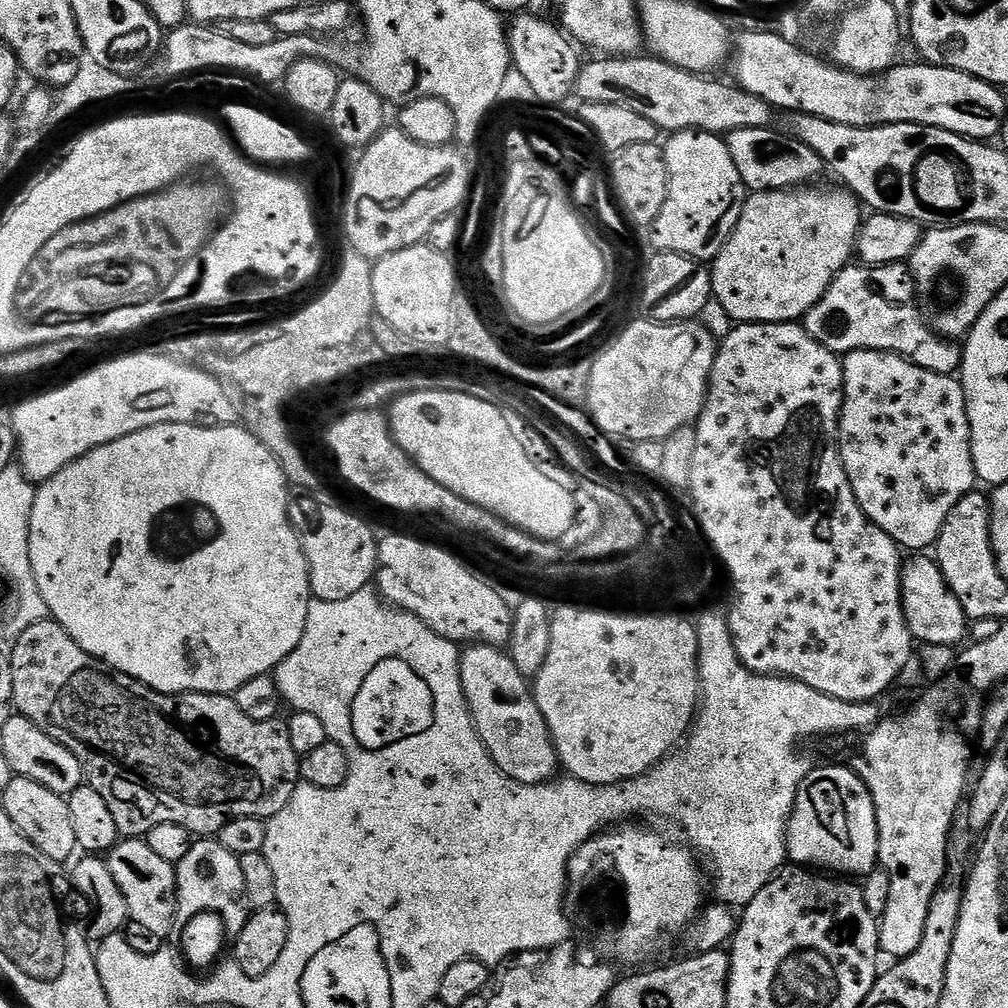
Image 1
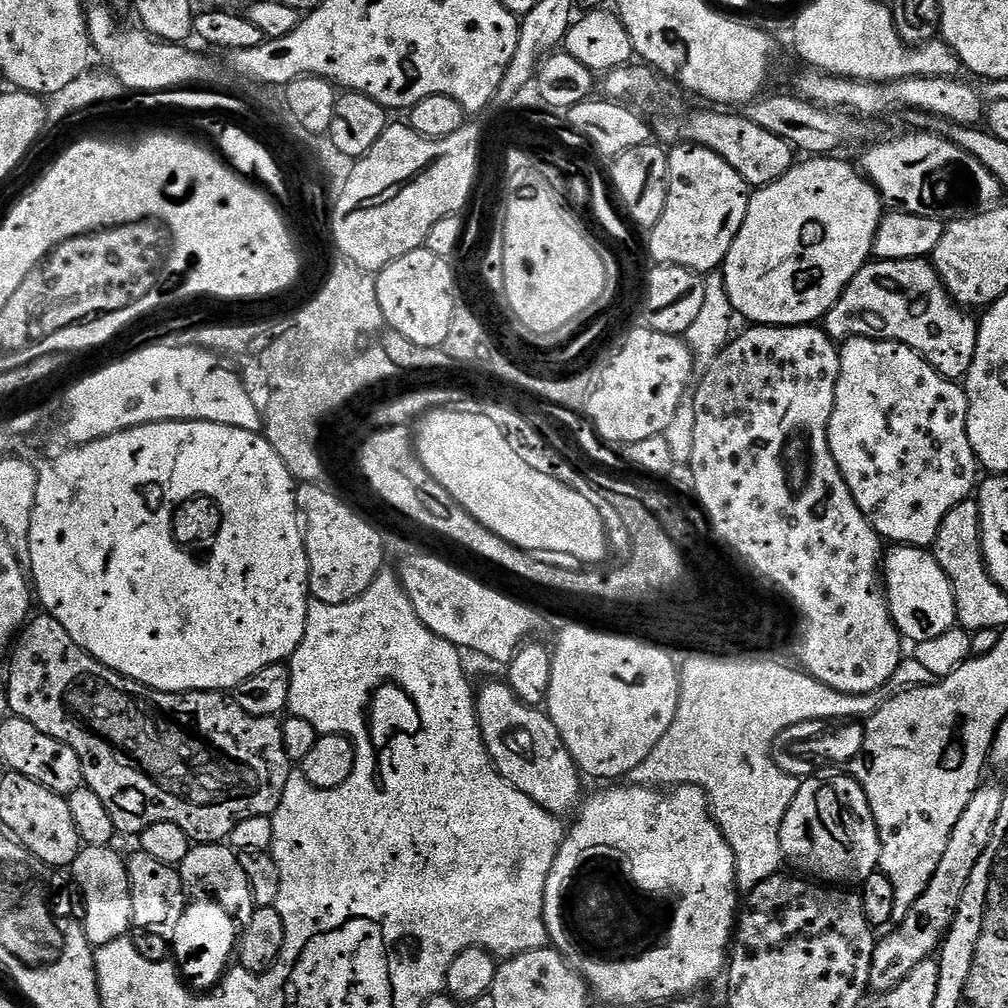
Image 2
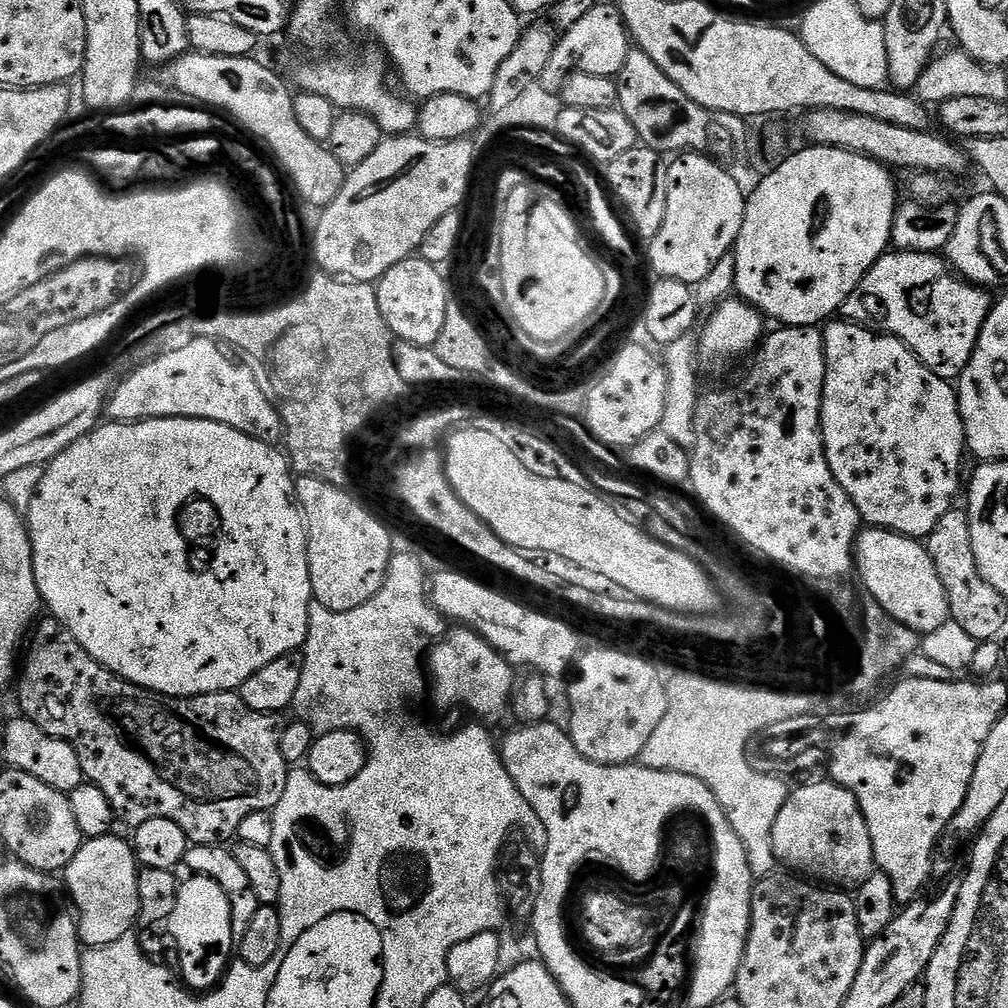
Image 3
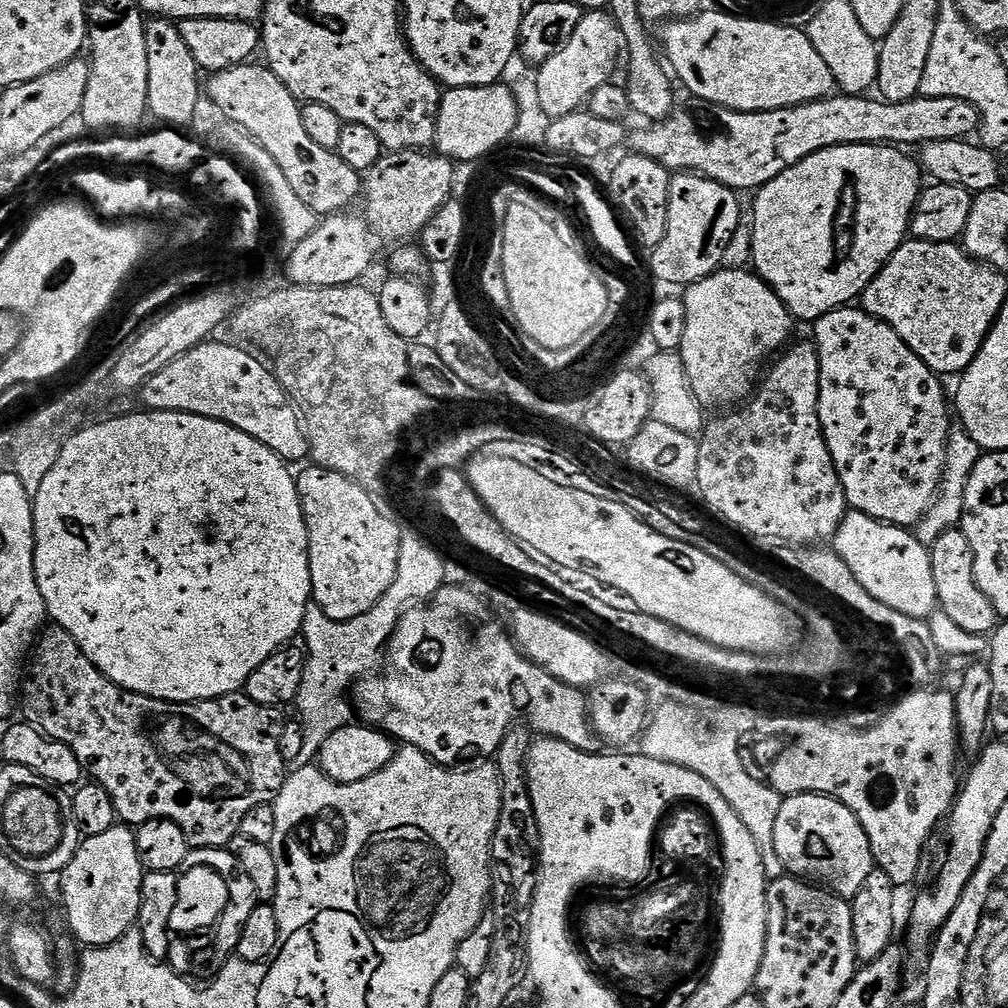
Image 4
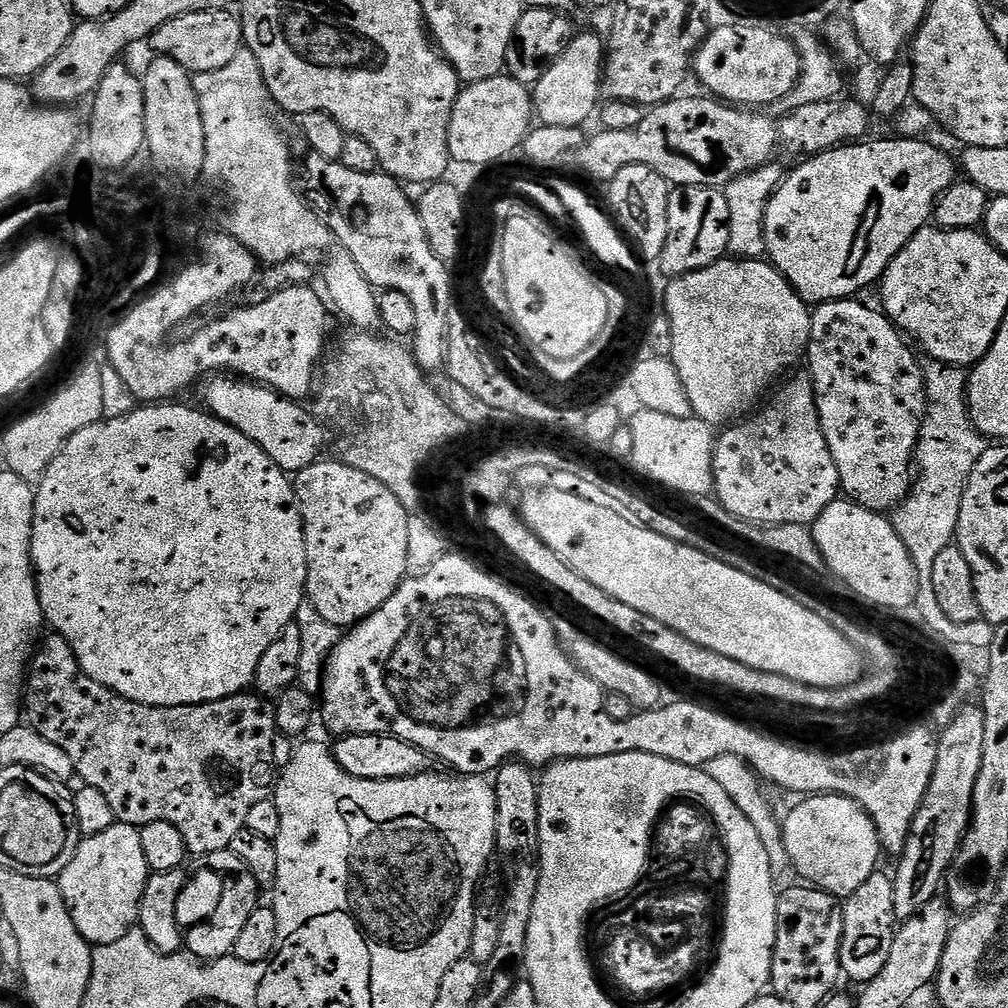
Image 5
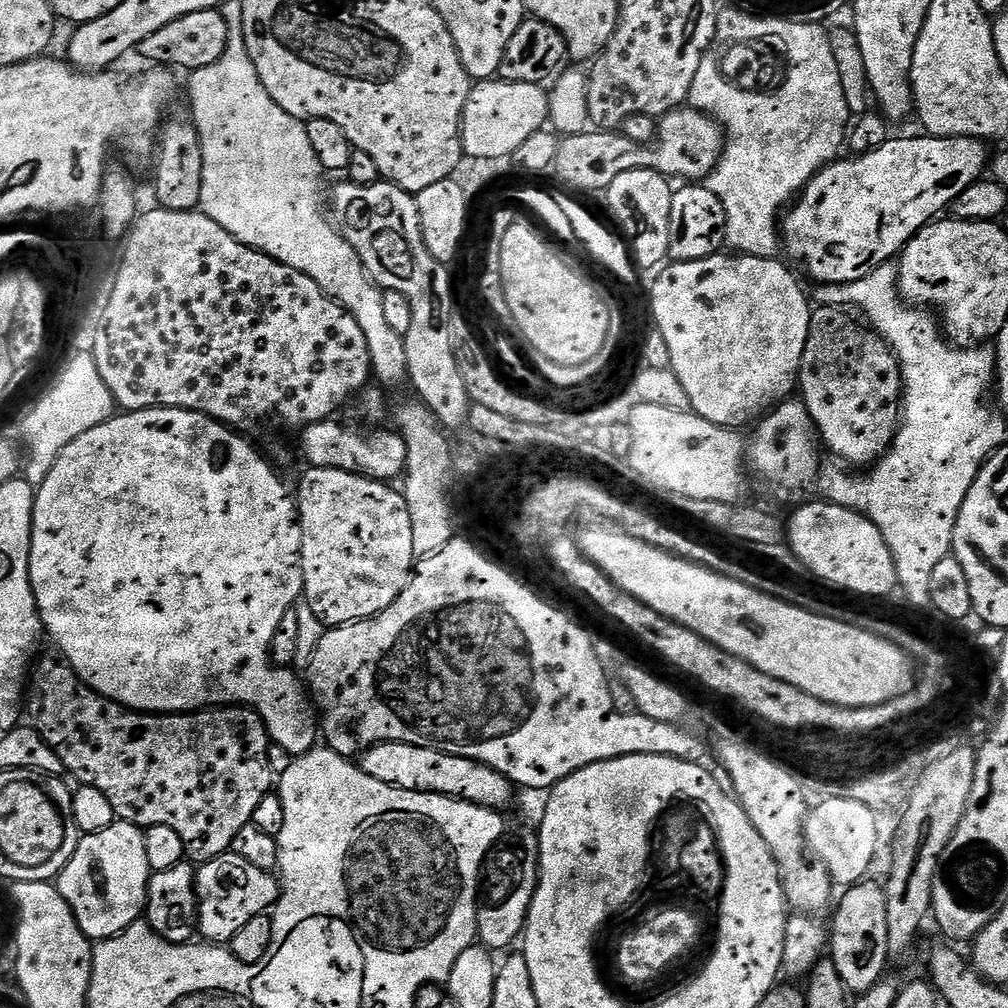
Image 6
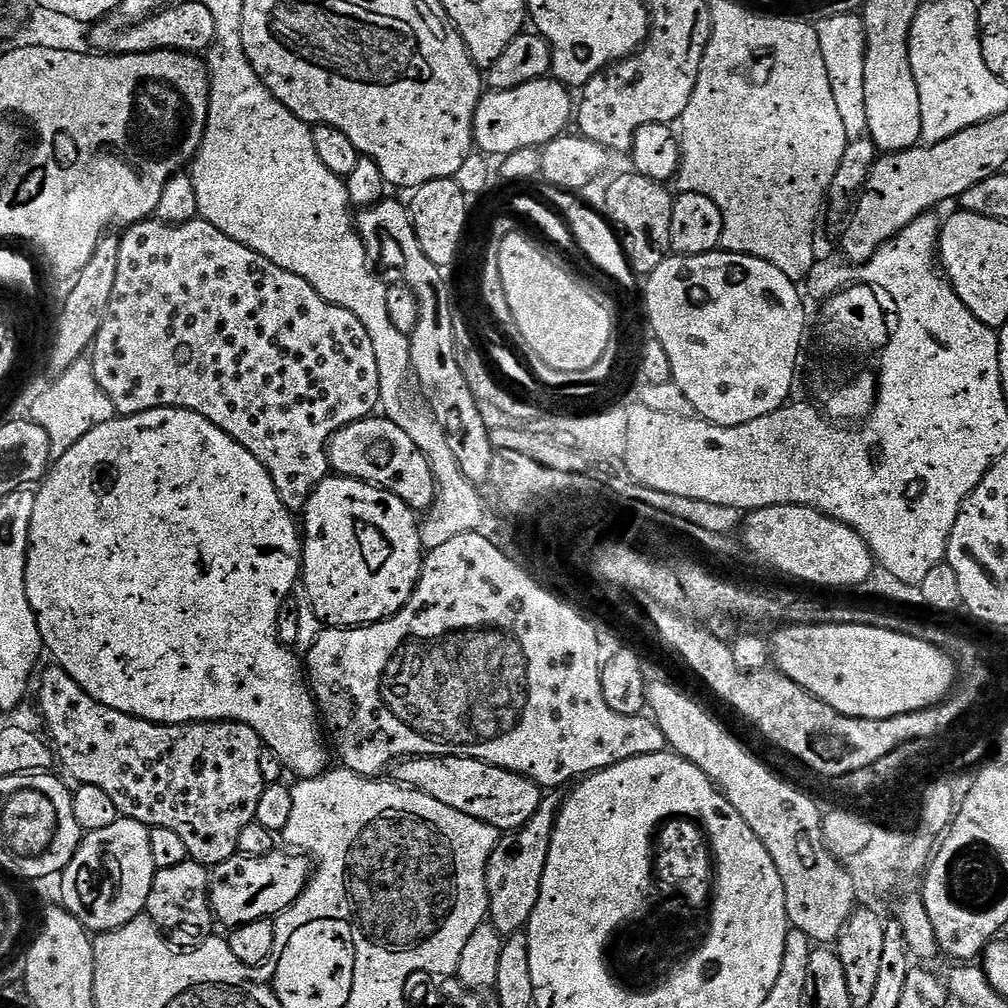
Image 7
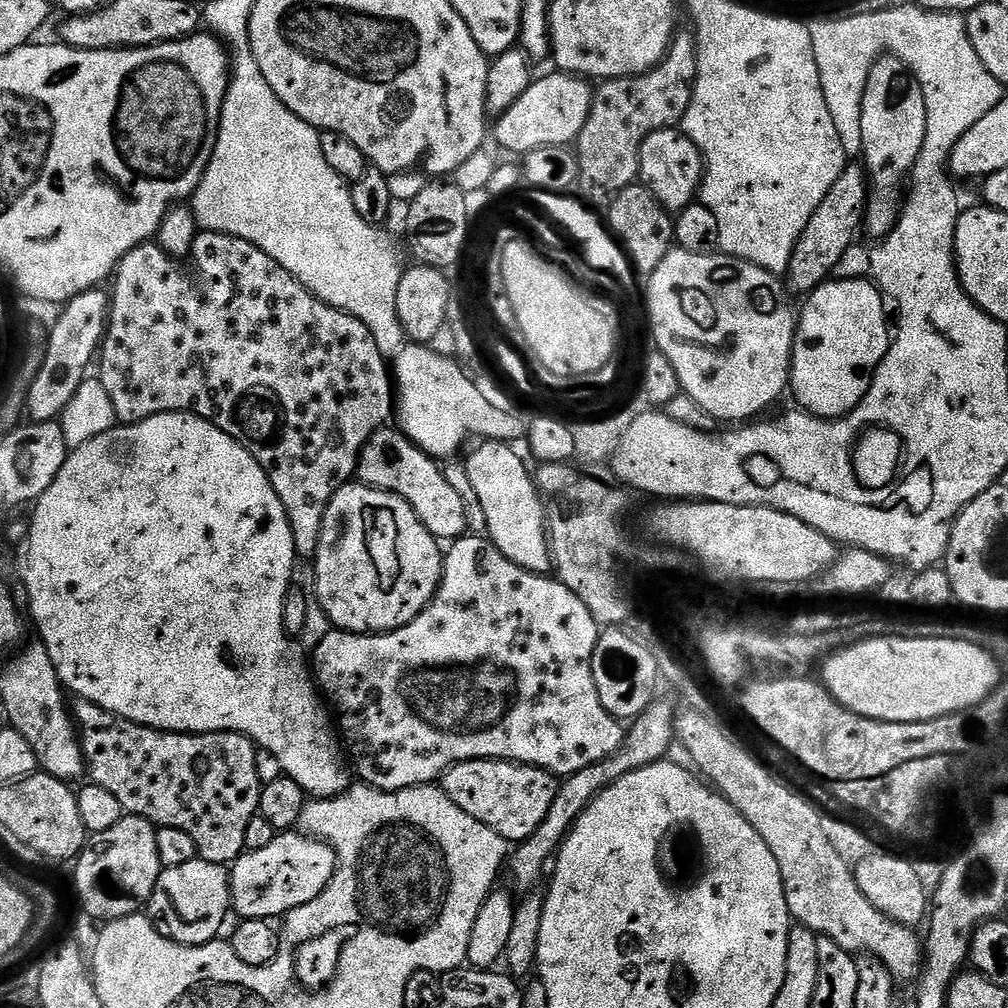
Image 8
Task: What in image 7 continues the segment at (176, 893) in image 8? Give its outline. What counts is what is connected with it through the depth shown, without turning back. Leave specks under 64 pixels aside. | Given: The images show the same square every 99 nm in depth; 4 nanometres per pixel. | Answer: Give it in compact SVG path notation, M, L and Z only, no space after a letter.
M189 859L182 866L170 866L170 870L159 870L150 886L150 898L146 914L160 928L165 940L177 950L202 947L213 939L212 898L208 893L210 872L203 864Z

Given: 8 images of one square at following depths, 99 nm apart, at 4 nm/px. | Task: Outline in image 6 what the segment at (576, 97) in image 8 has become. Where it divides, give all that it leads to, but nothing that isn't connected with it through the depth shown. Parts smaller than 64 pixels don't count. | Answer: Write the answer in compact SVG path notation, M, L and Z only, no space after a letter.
M499 78L473 83L460 123L465 156L513 156L530 134L541 131L549 123L548 97L549 93L539 84L508 84Z

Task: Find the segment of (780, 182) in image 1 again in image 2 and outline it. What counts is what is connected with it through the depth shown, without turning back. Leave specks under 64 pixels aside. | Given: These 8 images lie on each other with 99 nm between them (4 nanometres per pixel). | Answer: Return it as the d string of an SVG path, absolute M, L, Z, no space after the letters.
M712 111L716 112L688 112L685 116L661 115L659 117L661 120L655 121L654 124L655 139L668 146L683 142L706 146L706 150L714 150L714 154L730 162L730 166L734 166L734 170L738 170L740 177L753 189L764 188L774 183L778 178L782 178L782 174L792 169L794 149L782 138L778 138L778 134L762 130L762 126L750 122L750 118L746 118L739 111Z

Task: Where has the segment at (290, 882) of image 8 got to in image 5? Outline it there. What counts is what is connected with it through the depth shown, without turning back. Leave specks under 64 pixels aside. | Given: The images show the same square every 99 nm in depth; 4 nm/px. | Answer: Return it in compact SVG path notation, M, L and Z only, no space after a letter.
M227 850L215 852L203 857L202 864L210 871L226 874L222 898L219 899L218 906L215 907L214 914L208 918L207 923L196 924L187 929L183 947L186 949L187 955L201 962L211 962L232 955L234 942L238 939L242 926L246 926L250 914L254 914L254 910L261 903L262 889L260 883L254 878L254 874L250 874L250 870L246 870L246 866L233 852Z

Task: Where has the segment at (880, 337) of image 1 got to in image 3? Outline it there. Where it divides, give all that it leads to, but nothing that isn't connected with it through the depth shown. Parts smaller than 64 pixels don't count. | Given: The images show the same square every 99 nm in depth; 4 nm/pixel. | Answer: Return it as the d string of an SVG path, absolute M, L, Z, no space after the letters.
M892 250L881 256L879 262L866 274L866 278L862 278L862 282L858 282L854 294L850 294L850 298L844 303L842 312L854 324L860 324L864 328L870 328L873 332L883 332L889 336L897 336L925 366L930 370L934 370L934 374L938 374L938 378L952 382L963 374L970 362L970 358L974 354L976 343L980 337L980 331L994 303L993 297L990 298L988 296L991 295L985 289L974 284L969 284L967 280L961 278L955 271L950 270L950 265L943 255L935 252L901 252L899 250Z

